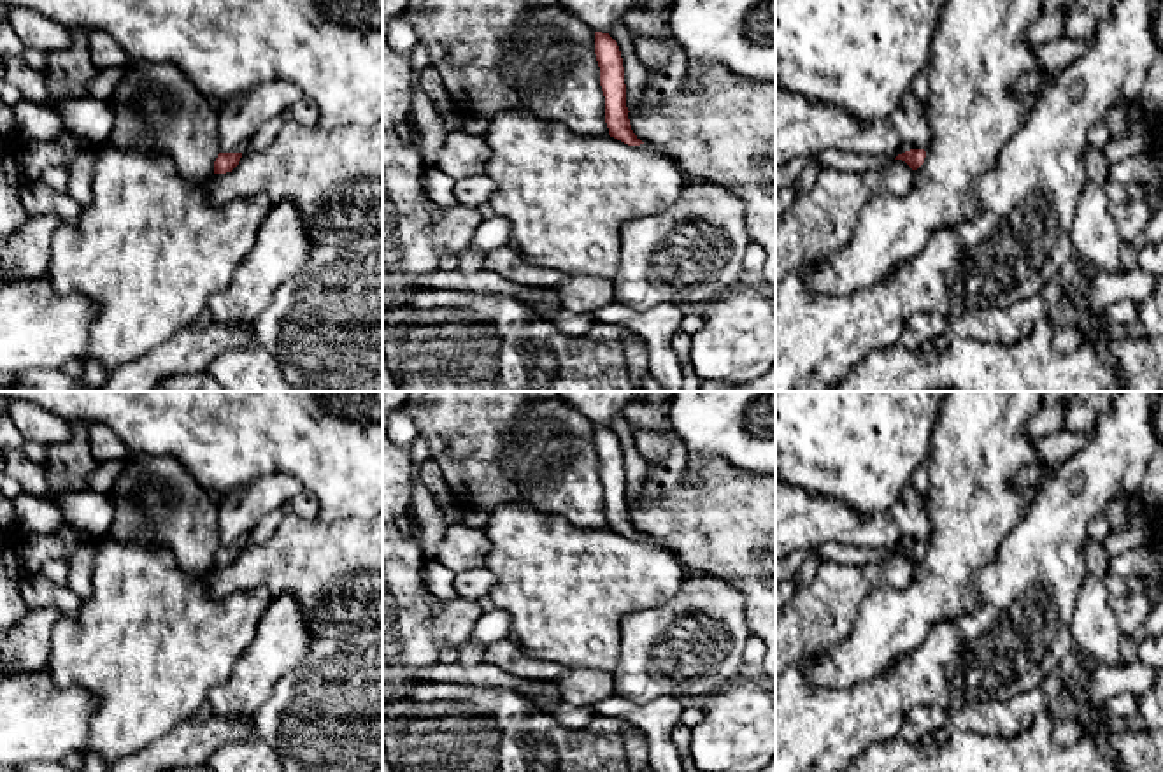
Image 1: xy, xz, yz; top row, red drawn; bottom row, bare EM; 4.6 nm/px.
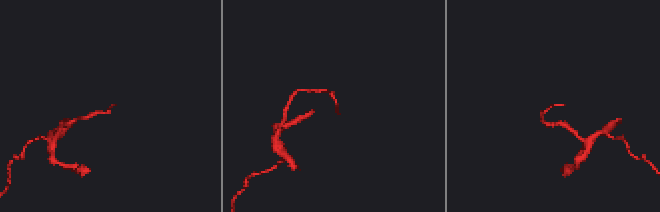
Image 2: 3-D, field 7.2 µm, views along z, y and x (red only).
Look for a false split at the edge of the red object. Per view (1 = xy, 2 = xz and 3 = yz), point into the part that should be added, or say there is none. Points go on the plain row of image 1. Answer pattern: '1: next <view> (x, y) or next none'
1: next none
2: next none
3: next none

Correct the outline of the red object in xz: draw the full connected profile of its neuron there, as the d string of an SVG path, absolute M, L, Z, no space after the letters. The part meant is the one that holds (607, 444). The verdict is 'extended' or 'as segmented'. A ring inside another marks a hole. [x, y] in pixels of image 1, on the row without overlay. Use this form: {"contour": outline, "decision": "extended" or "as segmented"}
{"contour": "M595 425L595 447L600 460L600 479L605 490L605 516L609 528L628 537L644 537L631 523L626 500L624 460L617 435Z", "decision": "as segmented"}

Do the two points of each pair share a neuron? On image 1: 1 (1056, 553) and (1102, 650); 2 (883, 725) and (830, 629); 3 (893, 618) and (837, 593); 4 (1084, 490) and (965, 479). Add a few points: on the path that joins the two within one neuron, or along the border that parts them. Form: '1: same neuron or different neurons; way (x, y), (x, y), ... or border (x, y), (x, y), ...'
1: different neurons; border (1088, 574), (1079, 583), (1067, 627)
2: different neurons; border (860, 606), (853, 630), (844, 639), (800, 660)
3: different neurons; border (876, 583), (860, 604), (853, 630), (841, 641)
4: same neuron; way (1055, 509), (995, 509)

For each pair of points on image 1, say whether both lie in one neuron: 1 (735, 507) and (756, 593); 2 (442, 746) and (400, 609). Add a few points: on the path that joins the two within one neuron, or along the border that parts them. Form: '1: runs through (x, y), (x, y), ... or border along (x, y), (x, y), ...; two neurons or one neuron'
1: runs through (727, 528), (727, 541), (755, 572); one neuron
2: border along (420, 683), (400, 700); two neurons

